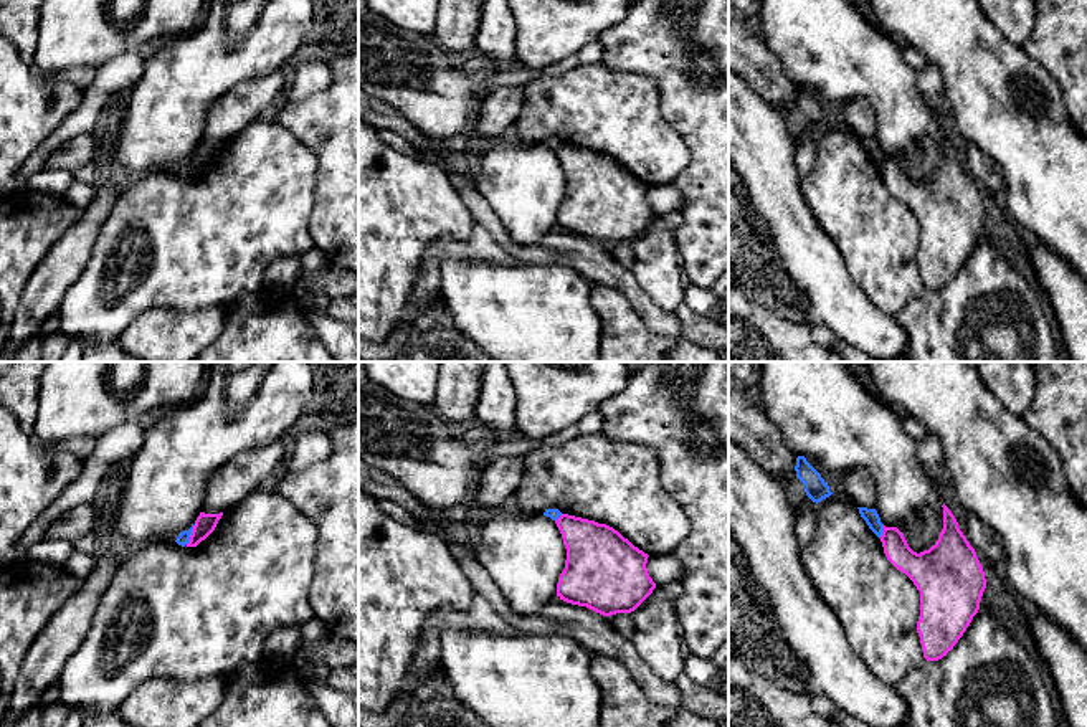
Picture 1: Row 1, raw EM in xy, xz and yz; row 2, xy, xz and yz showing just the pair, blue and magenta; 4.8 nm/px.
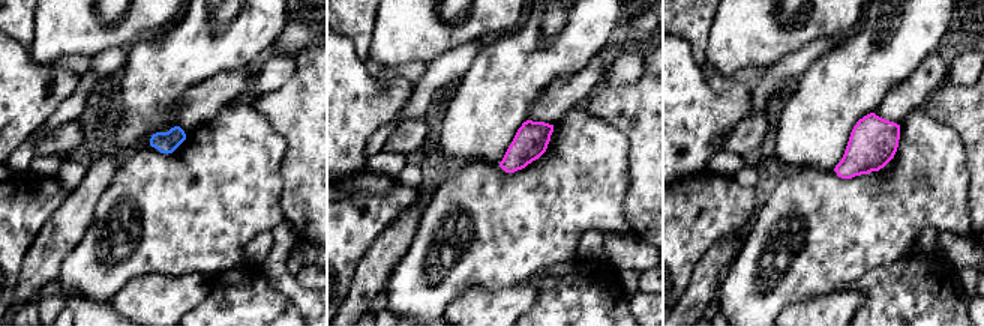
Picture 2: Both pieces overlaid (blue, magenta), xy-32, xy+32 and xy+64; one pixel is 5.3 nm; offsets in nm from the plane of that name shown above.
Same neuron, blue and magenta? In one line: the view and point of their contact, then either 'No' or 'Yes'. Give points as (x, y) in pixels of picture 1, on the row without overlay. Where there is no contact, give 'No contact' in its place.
Touches blue at xy (190, 164). No

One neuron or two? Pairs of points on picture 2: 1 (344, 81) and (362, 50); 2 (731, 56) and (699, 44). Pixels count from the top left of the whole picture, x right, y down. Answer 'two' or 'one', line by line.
1: two
2: two

